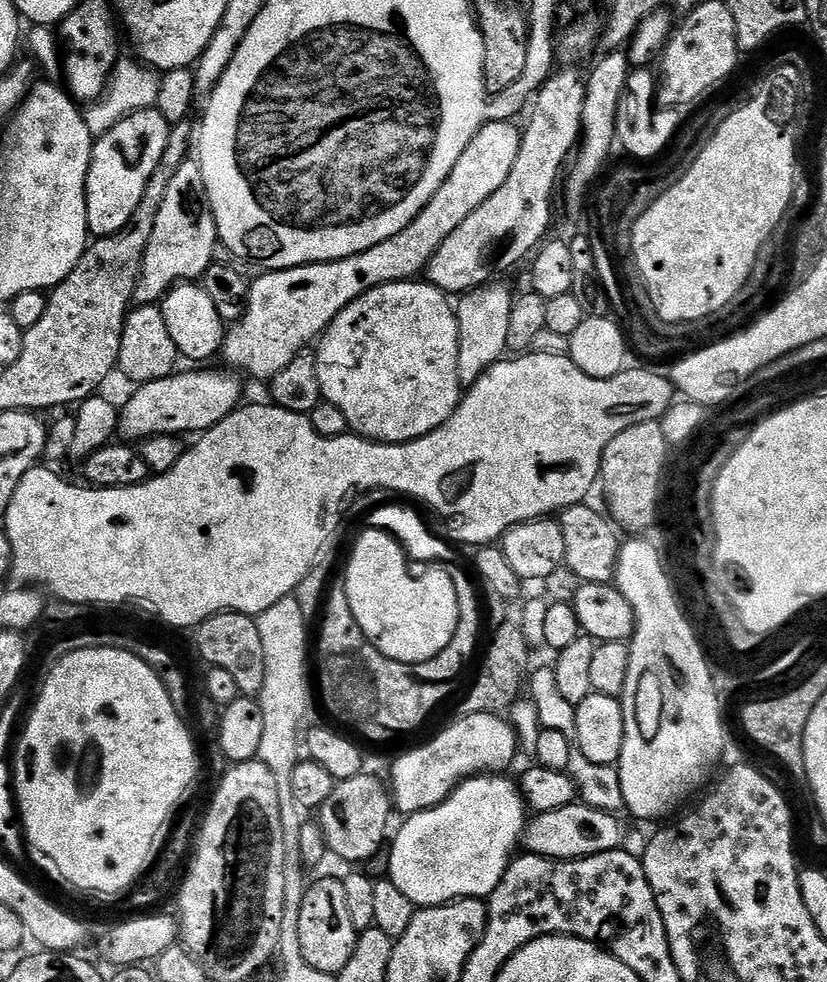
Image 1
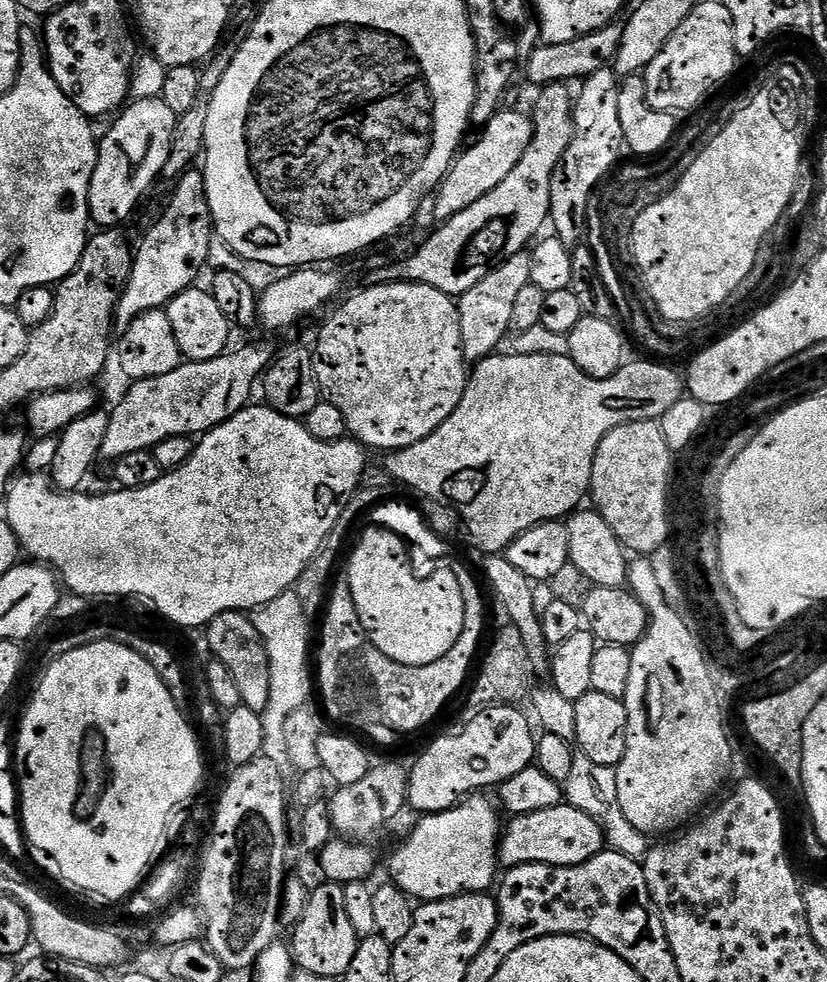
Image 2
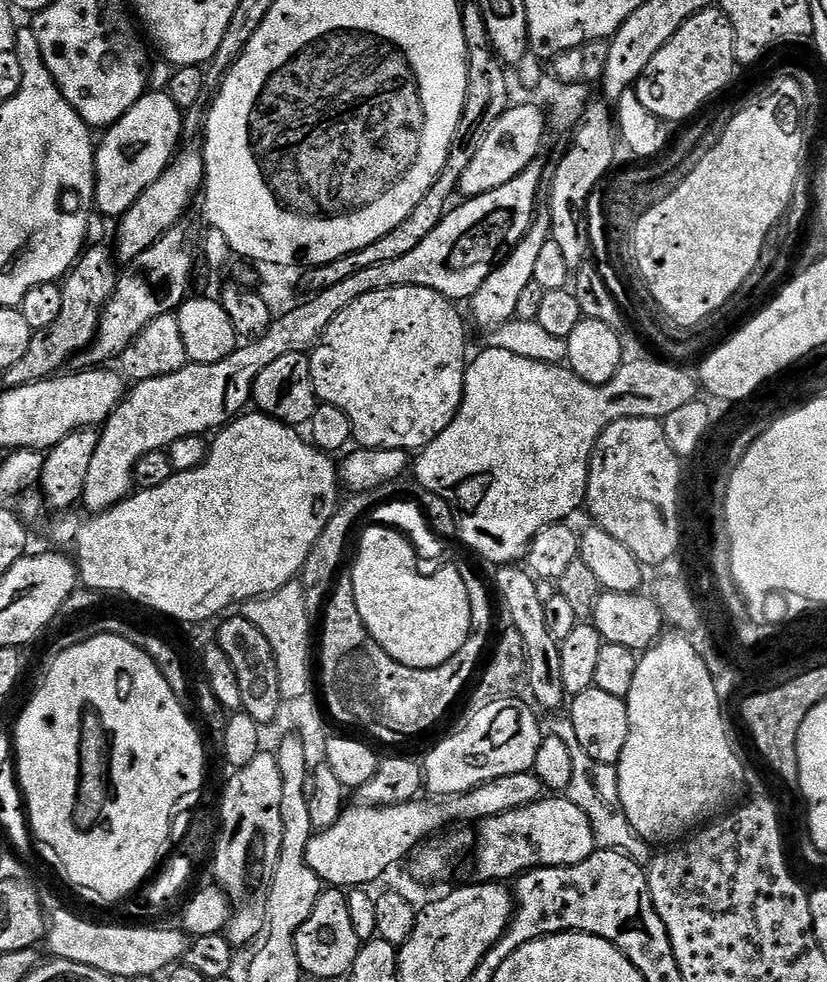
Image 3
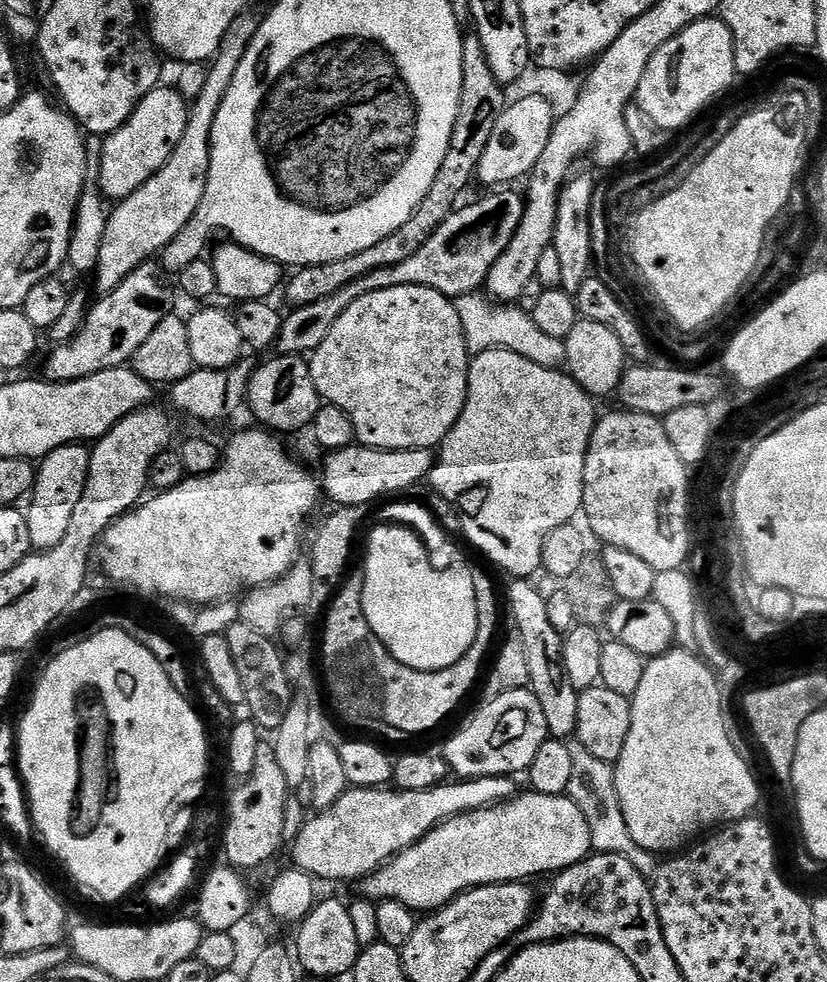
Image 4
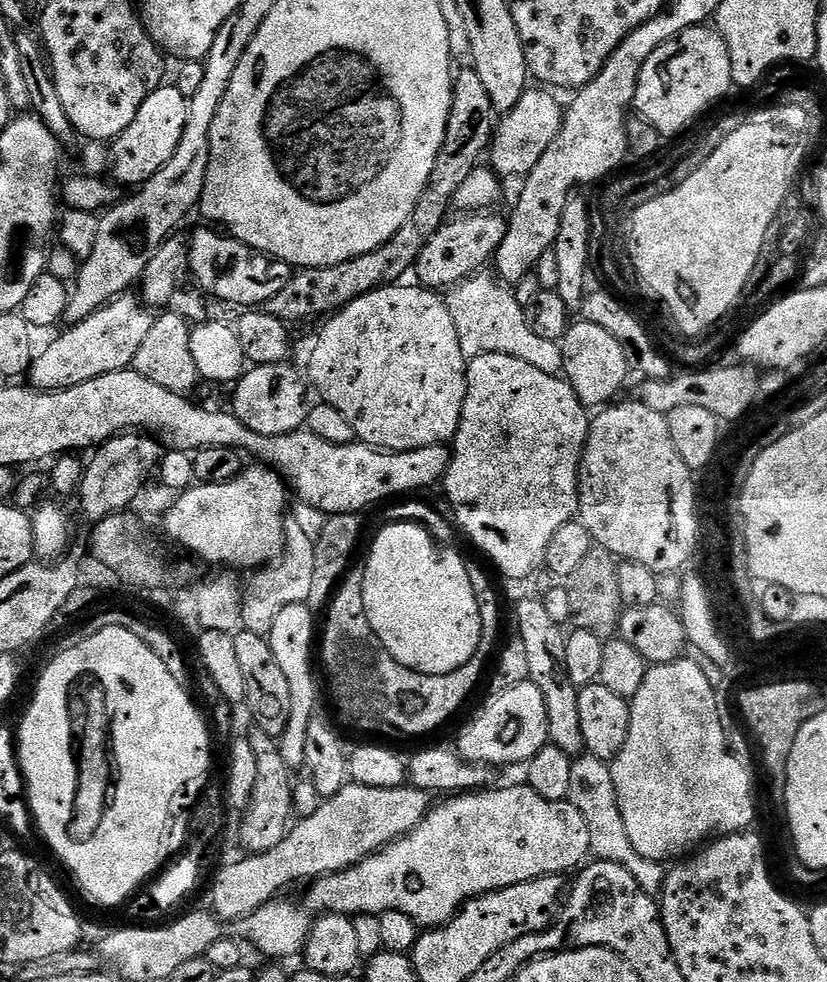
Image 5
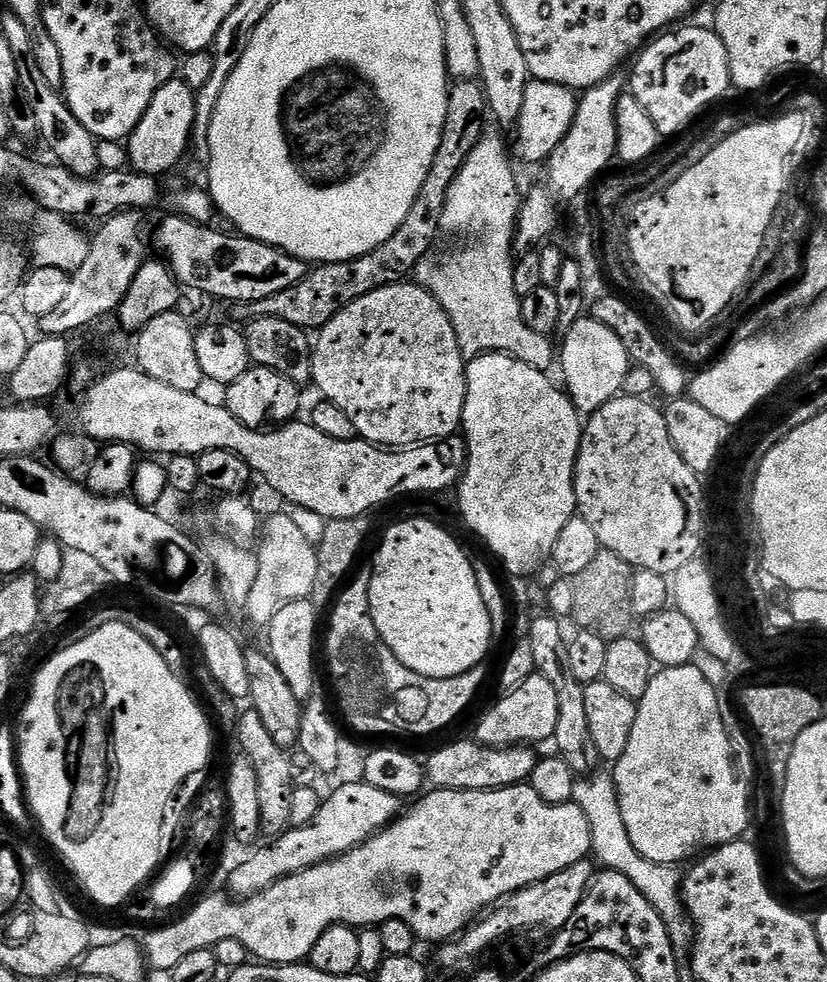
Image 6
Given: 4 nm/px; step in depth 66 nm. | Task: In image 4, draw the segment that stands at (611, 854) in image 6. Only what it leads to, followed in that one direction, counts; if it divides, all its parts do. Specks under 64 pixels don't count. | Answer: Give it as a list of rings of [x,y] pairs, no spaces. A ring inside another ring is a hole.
[[[572,742],[568,744],[570,758],[574,758],[574,774],[570,774],[570,786],[567,797],[582,810],[582,818],[586,818],[586,826],[590,826],[592,847],[599,854],[614,854],[626,858],[630,866],[645,874],[655,873],[658,860],[653,853],[648,852],[634,838],[630,838],[630,830],[626,830],[626,822],[622,818],[622,802],[618,802],[616,789],[616,769],[611,764],[594,758],[582,745]]]

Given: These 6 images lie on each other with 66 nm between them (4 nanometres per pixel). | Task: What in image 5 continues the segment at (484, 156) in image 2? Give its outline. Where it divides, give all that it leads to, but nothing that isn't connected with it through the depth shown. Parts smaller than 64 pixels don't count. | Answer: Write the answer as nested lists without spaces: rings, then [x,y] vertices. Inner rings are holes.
[[[540,86],[529,87],[528,91],[522,94],[522,98],[518,98],[518,106],[503,113],[502,119],[492,133],[490,145],[490,160],[492,156],[490,167],[497,176],[501,178],[527,176],[530,170],[534,170],[538,158],[546,154],[546,146],[554,142],[564,121],[564,108],[548,92],[551,91]]]

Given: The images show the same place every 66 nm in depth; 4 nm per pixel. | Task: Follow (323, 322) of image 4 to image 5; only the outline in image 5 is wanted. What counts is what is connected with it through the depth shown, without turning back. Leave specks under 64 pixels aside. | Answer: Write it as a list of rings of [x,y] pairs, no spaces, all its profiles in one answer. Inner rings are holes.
[[[472,210],[464,214],[461,220],[449,219],[437,230],[434,238],[426,242],[416,263],[414,276],[420,279],[417,281],[425,288],[433,290],[451,288],[453,284],[479,273],[483,269],[480,267],[495,257],[507,229],[507,219],[503,215],[500,217],[496,210]]]

